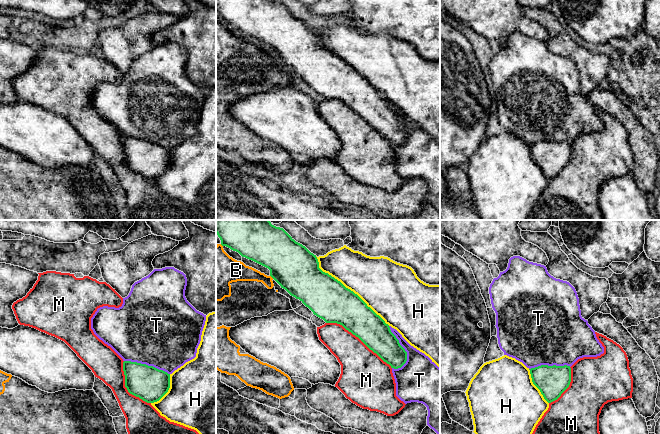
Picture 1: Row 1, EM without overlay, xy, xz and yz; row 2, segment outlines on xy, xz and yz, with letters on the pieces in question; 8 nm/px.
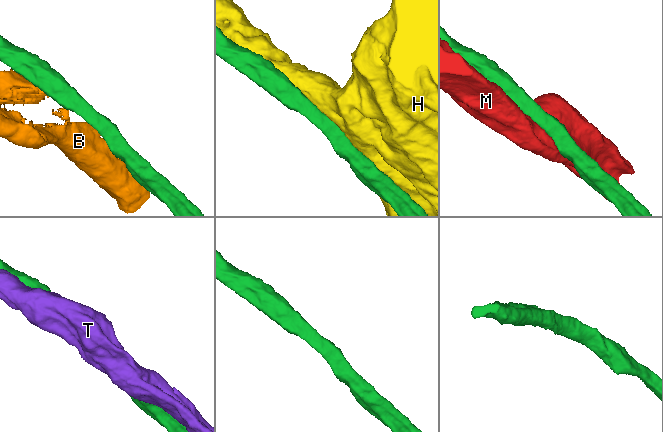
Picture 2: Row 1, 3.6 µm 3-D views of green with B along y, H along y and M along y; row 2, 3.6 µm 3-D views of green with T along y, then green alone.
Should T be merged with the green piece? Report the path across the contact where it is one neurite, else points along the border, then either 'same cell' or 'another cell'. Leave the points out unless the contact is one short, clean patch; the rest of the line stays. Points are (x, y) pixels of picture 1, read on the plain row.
same cell

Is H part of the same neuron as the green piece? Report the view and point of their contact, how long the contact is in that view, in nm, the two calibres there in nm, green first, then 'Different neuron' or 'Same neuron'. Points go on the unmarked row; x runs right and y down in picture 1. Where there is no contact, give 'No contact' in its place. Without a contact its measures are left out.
Touches green at xz (349, 65). Shared border 800 nm. Thickness 320 nm (green) against 400 nm. Different neuron

